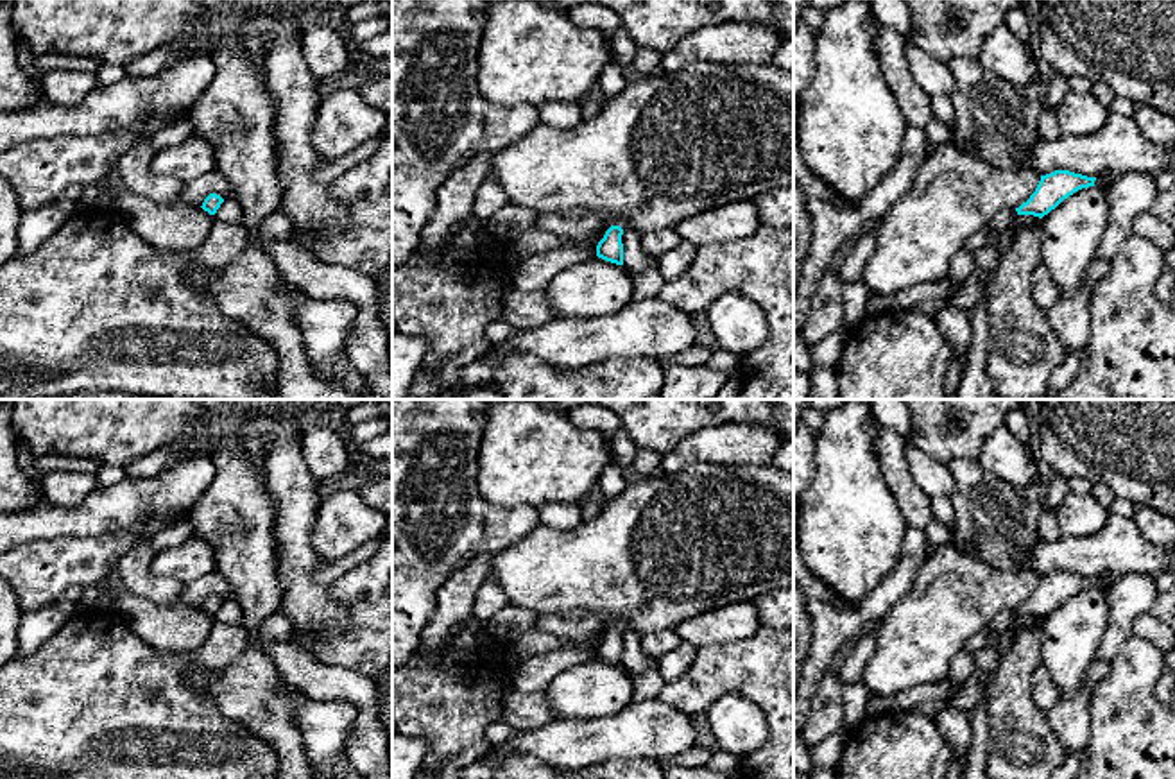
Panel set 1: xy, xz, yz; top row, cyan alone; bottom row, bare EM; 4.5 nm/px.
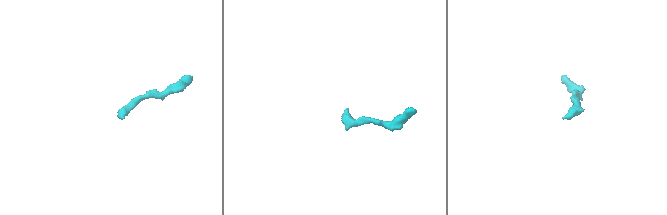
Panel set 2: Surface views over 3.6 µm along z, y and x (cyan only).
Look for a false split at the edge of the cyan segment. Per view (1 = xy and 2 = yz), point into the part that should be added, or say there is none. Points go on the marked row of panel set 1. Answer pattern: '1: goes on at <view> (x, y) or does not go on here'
1: does not go on here
2: does not go on here

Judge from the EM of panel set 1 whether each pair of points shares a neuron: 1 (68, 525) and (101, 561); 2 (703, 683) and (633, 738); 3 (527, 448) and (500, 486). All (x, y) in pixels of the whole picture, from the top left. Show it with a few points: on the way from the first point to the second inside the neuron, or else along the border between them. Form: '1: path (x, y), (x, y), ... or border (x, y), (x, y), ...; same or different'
1: border (120, 530), (92, 536), (58, 536), (38, 541); different
2: border (658, 695), (690, 715); different
3: path (527, 457), (507, 477); same

